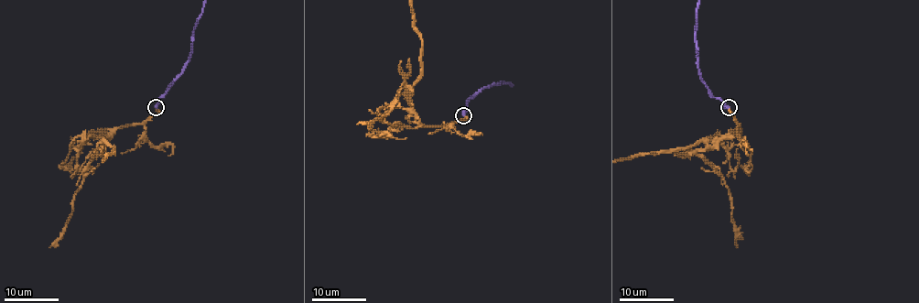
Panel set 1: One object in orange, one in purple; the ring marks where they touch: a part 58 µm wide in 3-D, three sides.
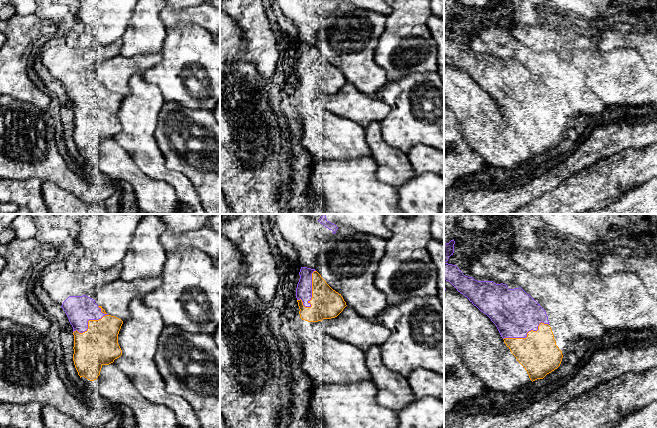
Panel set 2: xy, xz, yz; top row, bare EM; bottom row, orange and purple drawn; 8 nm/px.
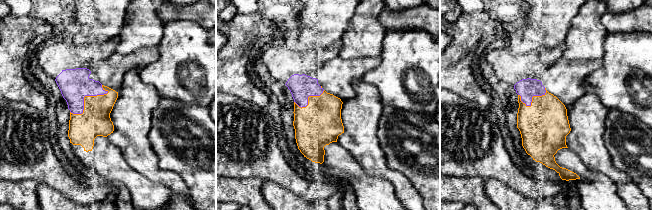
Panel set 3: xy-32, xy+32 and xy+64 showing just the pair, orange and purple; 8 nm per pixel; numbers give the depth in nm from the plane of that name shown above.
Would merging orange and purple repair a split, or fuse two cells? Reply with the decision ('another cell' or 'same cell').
same cell

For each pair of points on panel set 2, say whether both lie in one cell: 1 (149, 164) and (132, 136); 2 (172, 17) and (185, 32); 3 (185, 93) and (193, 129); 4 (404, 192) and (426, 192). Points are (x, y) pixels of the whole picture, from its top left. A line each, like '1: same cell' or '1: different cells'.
1: same cell
2: different cells
3: different cells
4: same cell

